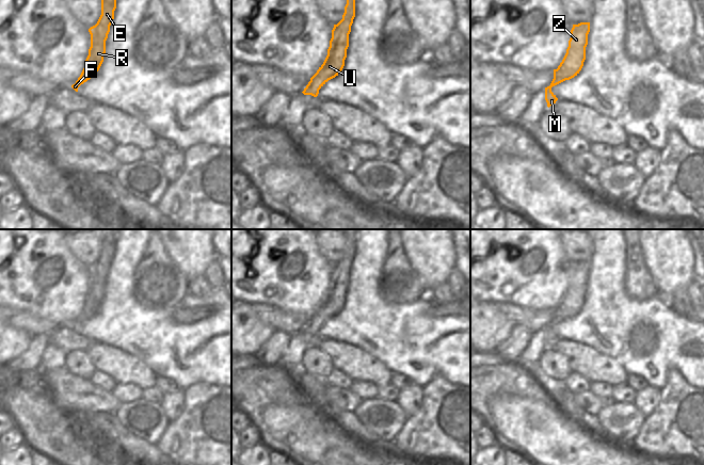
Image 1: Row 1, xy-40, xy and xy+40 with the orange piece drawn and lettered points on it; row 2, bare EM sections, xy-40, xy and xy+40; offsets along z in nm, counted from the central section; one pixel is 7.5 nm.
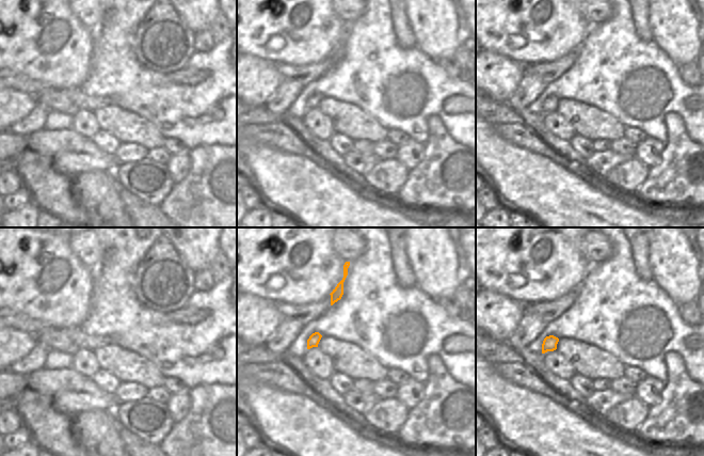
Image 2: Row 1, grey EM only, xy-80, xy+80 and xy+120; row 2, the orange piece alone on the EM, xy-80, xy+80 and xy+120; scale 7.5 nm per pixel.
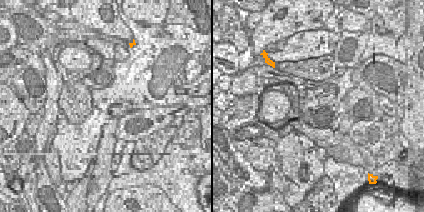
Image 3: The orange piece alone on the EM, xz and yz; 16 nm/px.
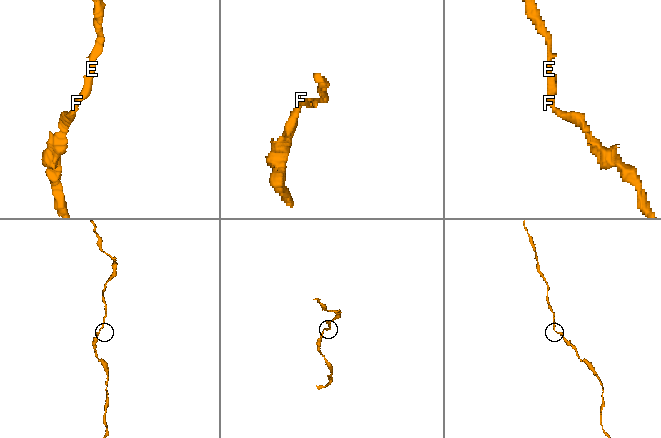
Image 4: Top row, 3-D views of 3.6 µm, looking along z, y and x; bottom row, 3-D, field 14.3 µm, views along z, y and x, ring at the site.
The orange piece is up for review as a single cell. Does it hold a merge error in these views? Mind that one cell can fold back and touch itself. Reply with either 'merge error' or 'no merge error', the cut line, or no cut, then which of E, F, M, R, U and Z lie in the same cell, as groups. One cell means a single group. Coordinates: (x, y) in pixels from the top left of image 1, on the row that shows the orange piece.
no merge error | no cut | E F M R U Z

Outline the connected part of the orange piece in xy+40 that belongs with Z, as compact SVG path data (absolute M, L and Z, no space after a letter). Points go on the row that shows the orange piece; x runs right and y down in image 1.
M590 22L573 25L566 53L558 68L554 69L554 79L550 85L545 87L545 100L548 108L558 100L556 95L551 92L551 87L574 78L581 70L586 60L586 47L588 45L589 32Z

